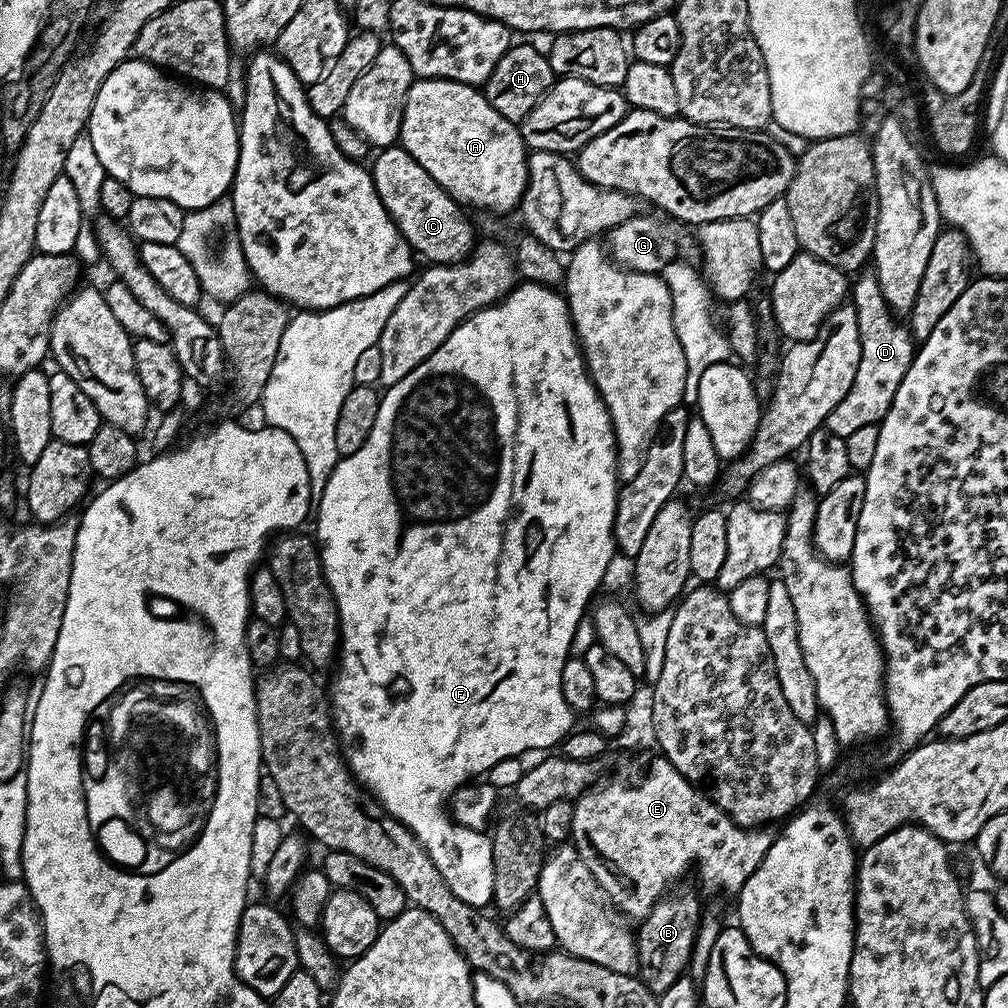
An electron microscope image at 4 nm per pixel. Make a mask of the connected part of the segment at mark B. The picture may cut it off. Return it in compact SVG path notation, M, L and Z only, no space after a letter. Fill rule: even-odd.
M677 887L657 900L647 916L639 921L640 932L635 933L638 955L638 976L657 994L670 990L673 982L688 972L696 930L700 925L700 900L688 888Z

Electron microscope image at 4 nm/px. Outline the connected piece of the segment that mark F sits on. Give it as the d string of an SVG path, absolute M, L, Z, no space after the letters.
M520 282L520 283L517 283L517 285L516 285L516 287L515 287L515 288L513 288L513 289L512 289L512 291L511 291L511 292L509 292L509 293L508 293L508 295L507 295L507 296L505 296L505 297L504 297L504 299L503 299L503 300L498 300L498 301L496 301L496 303L494 303L494 304L492 304L492 305L490 305L490 306L489 306L489 307L488 307L488 308L483 308L483 309L482 309L482 310L478 310L478 311L477 311L477 312L475 312L475 313L474 313L474 315L472 315L472 316L468 316L468 317L467 317L467 318L465 318L465 320L463 320L463 321L462 321L462 323L461 323L461 324L460 324L460 325L459 325L459 326L458 326L458 327L456 327L456 329L454 329L454 331L452 331L452 333L451 333L451 334L450 334L450 335L449 335L449 336L448 336L448 337L447 337L447 338L446 338L446 342L442 342L442 346L438 346L438 350L434 350L434 352L433 352L433 353L432 353L432 354L430 354L430 356L429 356L429 357L428 357L428 358L426 358L426 360L425 360L425 361L423 361L423 362L422 362L422 363L421 363L421 364L420 364L420 365L418 365L418 366L416 366L416 367L414 367L414 370L411 370L411 372L410 372L410 373L408 373L408 374L406 374L406 376L405 376L405 377L404 377L404 378L402 378L402 380L401 380L401 381L400 381L400 382L398 382L398 383L397 383L397 384L396 384L396 385L390 385L390 386L388 386L388 387L385 387L385 388L384 388L384 389L383 389L383 392L382 392L382 395L381 395L381 398L380 398L380 405L379 405L379 406L378 406L378 418L374 418L374 430L370 430L370 438L366 438L366 442L362 442L362 447L361 447L361 448L360 448L360 449L359 449L359 450L358 450L358 451L356 451L356 452L355 452L355 453L354 453L354 454L350 454L350 455L349 455L349 456L346 456L346 457L343 457L343 458L341 458L341 459L340 459L340 461L338 461L338 463L337 463L337 464L336 464L336 465L335 465L335 466L334 466L334 470L333 470L333 471L332 471L332 473L331 473L331 474L330 474L330 478L329 478L329 479L328 479L328 481L327 481L327 482L326 482L326 490L322 490L322 498L321 498L321 499L320 499L320 500L319 500L319 501L318 501L318 503L317 503L317 504L316 504L316 505L315 505L315 508L314 508L314 517L315 517L315 516L316 516L316 532L315 532L315 531L314 531L314 539L315 539L315 541L316 541L316 543L317 543L317 545L318 545L318 547L319 547L319 549L320 549L320 561L321 561L321 562L322 562L322 570L323 570L323 571L324 571L324 577L325 577L325 578L326 578L326 582L327 582L327 583L328 583L328 585L329 585L329 586L330 586L330 590L331 590L331 591L332 591L332 593L333 593L333 594L334 594L334 598L335 598L335 599L336 599L336 609L337 609L337 610L338 610L338 618L339 618L339 619L340 619L340 646L339 646L339 649L338 649L338 659L337 659L337 660L336 660L336 661L335 661L335 664L334 664L334 669L335 669L335 668L336 668L336 677L334 677L334 678L333 678L333 680L332 680L332 692L331 692L331 688L330 688L330 711L331 711L331 713L332 713L332 722L333 722L333 725L334 725L334 727L335 727L335 729L336 729L336 738L337 738L337 741L338 741L338 743L339 743L339 745L340 745L340 755L341 755L341 756L343 756L343 758L344 758L344 762L345 762L345 764L347 764L347 765L348 765L348 771L349 771L349 772L351 772L351 773L352 773L352 775L353 775L353 776L355 776L355 777L356 777L356 782L357 782L357 784L359 784L359 785L361 785L361 786L363 786L363 787L364 787L364 788L365 788L365 789L367 789L367 791L368 791L368 792L369 792L369 793L370 793L370 795L371 795L371 797L372 797L372 799L374 799L374 800L377 800L377 802L378 802L378 803L380 803L380 805L381 805L381 806L383 806L383 808L384 808L384 811L385 811L385 812L388 812L388 813L390 813L390 815L391 815L391 816L392 816L392 817L393 817L393 818L395 818L395 820L397 820L397 821L398 821L398 822L402 822L402 823L403 823L403 824L405 824L405 825L406 825L406 826L407 826L407 828L408 828L408 829L409 829L409 830L410 830L410 831L411 831L411 832L413 832L413 834L414 834L414 835L416 835L416 837L417 837L417 838L418 838L418 842L419 842L419 843L420 843L420 845L422 845L422 847L423 847L423 848L424 848L424 849L425 849L425 850L426 850L426 854L430 854L430 858L431 858L431 859L432 859L432 861L433 861L433 862L434 862L434 866L438 866L438 874L442 874L442 878L446 878L446 886L450 886L450 890L454 890L454 894L458 894L458 898L462 898L462 902L466 902L466 903L467 903L467 904L469 904L469 905L470 905L470 906L474 906L474 907L475 907L475 908L478 908L478 909L481 909L481 910L484 910L484 909L487 909L487 908L488 908L488 907L489 907L489 905L491 905L491 904L492 904L492 891L493 891L493 890L494 890L494 858L493 858L493 857L492 857L492 841L491 841L491 839L489 839L489 837L488 837L488 836L487 836L487 835L485 835L485 833L484 833L484 832L475 832L475 831L474 831L474 830L470 830L470 829L469 829L469 828L467 828L467 827L466 827L466 826L462 826L462 825L461 825L461 824L458 824L458 823L456 823L456 821L455 821L455 820L453 820L453 819L452 819L452 817L451 817L451 815L450 815L450 812L449 812L449 809L448 809L448 808L447 808L447 807L446 807L446 805L447 805L447 804L448 804L448 803L449 803L449 801L451 801L451 799L452 799L452 795L453 795L453 794L454 794L454 793L455 793L455 792L457 792L457 790L458 790L458 789L459 789L459 788L460 788L460 787L462 787L462 785L464 785L464 784L466 784L466 783L469 783L469 782L472 782L472 781L475 781L475 780L476 780L476 779L477 779L477 778L480 778L480 777L483 777L483 776L484 776L484 775L485 775L485 774L486 774L486 773L487 773L487 772L489 772L489 770L490 770L490 769L492 769L492 767L493 767L493 766L495 766L495 765L496 765L496 764L497 764L497 763L498 763L498 762L502 762L502 761L503 761L503 760L511 760L511 759L513 759L513 758L520 758L520 757L523 757L523 756L524 756L524 755L525 755L525 754L524 754L524 753L523 753L523 752L536 752L536 751L538 751L538 750L539 750L539 748L548 748L548 749L544 749L544 750L552 750L552 749L555 749L555 748L552 748L552 747L554 747L554 746L555 746L555 744L556 744L556 747L557 747L557 745L559 745L559 744L560 744L560 743L561 743L561 741L563 741L563 739L564 739L564 737L565 737L565 736L567 736L567 735L568 735L568 733L569 733L569 732L571 732L571 731L573 731L573 728L574 728L574 724L572 724L572 719L574 719L574 713L573 713L573 710L572 710L572 708L571 708L571 707L570 707L570 706L566 706L566 698L562 698L562 690L561 690L561 689L560 689L560 687L561 687L561 686L562 686L562 666L563 666L563 665L564 665L564 661L565 661L565 660L567 660L567 659L569 659L569 656L570 656L570 650L571 650L571 639L572 639L572 637L573 637L573 636L574 636L574 630L575 630L575 627L576 627L576 626L578 626L578 624L579 624L579 622L580 622L580 620L581 620L581 619L583 619L583 618L584 618L584 617L585 617L585 616L586 616L586 609L587 609L587 608L588 608L588 607L589 607L589 605L591 605L591 604L592 604L592 603L593 603L593 600L594 600L594 597L595 597L595 596L596 596L596 595L597 595L597 593L596 593L596 594L595 594L595 592L596 592L596 591L598 591L598 590L599 590L599 588L600 588L600 583L602 583L602 582L603 582L603 580L604 580L604 575L606 575L606 574L607 574L607 572L608 572L608 567L610 567L610 566L611 566L611 564L612 564L612 559L614 559L614 558L615 558L615 559L617 559L617 556L618 556L618 553L617 553L617 550L616 550L616 539L615 539L615 538L614 538L614 534L613 534L613 533L612 533L612 531L613 531L613 530L614 530L614 514L615 514L615 513L616 513L616 494L617 494L617 491L618 491L618 477L617 477L617 474L616 474L616 435L615 435L615 434L614 434L614 430L613 430L613 429L612 429L612 419L611 419L611 418L610 418L610 414L609 414L609 413L608 413L608 411L607 411L607 410L606 410L606 406L605 406L605 405L604 405L604 403L603 403L603 402L602 402L602 398L601 398L601 397L600 397L600 395L599 395L599 394L598 394L598 390L597 390L597 389L596 389L596 387L595 387L595 386L594 386L594 382L593 382L593 381L592 381L592 379L591 379L591 378L590 378L590 377L589 377L589 376L588 376L588 367L586 367L586 366L585 366L585 364L584 364L584 355L583 355L583 354L581 354L581 353L580 353L580 346L579 346L579 344L577 344L577 342L576 342L576 331L575 331L575 330L574 330L574 326L573 326L573 325L572 325L572 319L571 319L571 318L570 318L570 314L569 314L569 313L568 313L568 302L567 302L567 299L565 299L565 297L564 297L564 296L563 296L563 295L561 295L561 293L560 293L560 292L559 292L559 291L557 291L557 289L556 289L556 288L555 288L555 287L548 287L548 286L546 286L546 285L544 285L544 284L533 284L533 283L529 283L529 282Z

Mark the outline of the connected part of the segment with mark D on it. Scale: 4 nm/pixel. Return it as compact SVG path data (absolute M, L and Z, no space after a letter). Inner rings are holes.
M857 275L850 288L850 303L856 310L860 335L860 357L858 370L854 374L854 386L850 386L846 398L830 410L826 421L826 427L842 437L854 434L854 430L862 426L879 424L883 420L894 402L894 394L898 394L902 378L906 378L906 370L910 370L914 355L912 333L901 321L900 324L896 321L899 319L882 298L875 275L864 275Z

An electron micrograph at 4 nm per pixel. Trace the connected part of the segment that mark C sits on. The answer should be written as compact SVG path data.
M381 148L375 156L370 171L378 198L382 198L382 206L386 206L390 218L413 253L420 255L421 252L432 264L457 264L469 256L474 247L474 224L464 217L465 209L453 200L452 195L442 190L442 186L438 186L438 182L434 182L434 178L430 178L430 174L426 174L418 162L414 162L405 148Z

